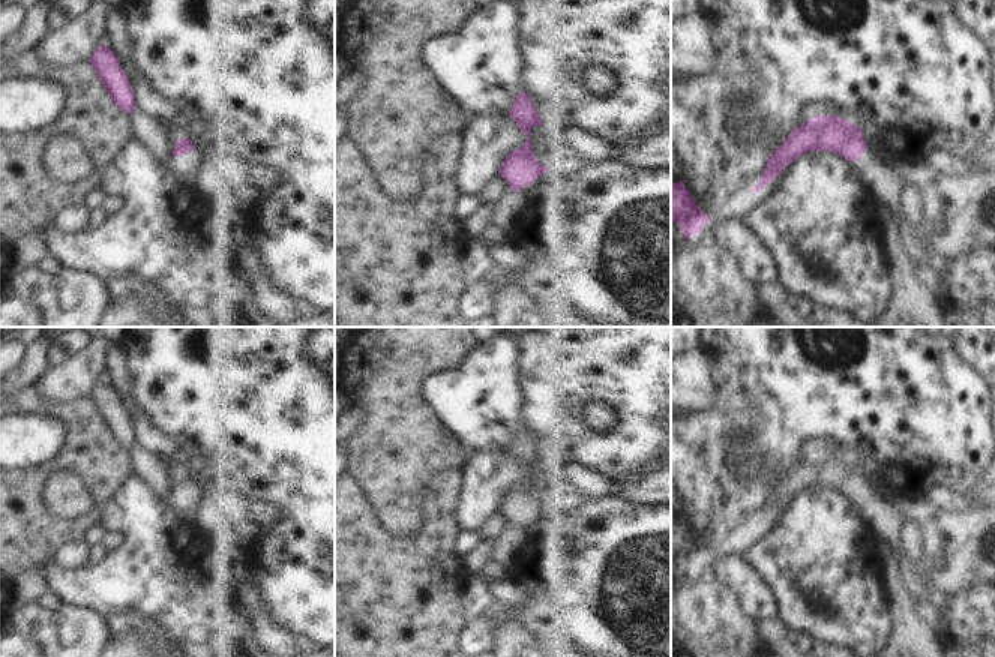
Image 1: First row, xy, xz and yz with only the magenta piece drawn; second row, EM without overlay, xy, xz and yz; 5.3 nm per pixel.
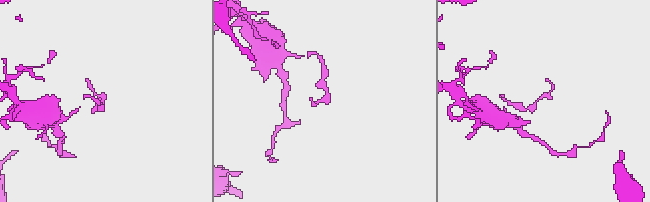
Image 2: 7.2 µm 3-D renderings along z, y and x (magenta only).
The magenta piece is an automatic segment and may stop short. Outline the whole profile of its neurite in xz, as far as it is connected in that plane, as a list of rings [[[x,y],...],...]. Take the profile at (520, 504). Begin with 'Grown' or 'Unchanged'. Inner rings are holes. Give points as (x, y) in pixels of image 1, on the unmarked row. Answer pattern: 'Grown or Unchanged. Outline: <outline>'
Grown. Outline: [[[525,428],[516,430],[510,453],[518,459],[521,468],[527,471],[527,477],[504,495],[500,512],[509,519],[515,537],[521,537],[531,530],[531,519],[549,504],[545,504],[533,490],[530,466],[542,462],[543,458]]]

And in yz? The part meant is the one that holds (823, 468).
Grown. Outline: [[[816,452],[795,464],[770,490],[765,507],[750,530],[770,520],[807,488],[833,488],[855,498],[863,524],[879,540],[879,566],[902,562],[911,568],[915,564],[918,558],[912,534],[915,512],[867,483],[861,465],[836,452]]]

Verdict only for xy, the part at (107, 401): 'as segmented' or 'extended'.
as segmented

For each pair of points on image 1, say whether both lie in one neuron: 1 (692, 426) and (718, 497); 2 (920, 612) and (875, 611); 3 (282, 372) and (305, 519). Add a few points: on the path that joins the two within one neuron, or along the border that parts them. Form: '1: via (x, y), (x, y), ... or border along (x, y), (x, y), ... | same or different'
1: via (692, 444), (710, 479) | same
2: border along (902, 590), (901, 608), (907, 614) | different
3: via (282, 408), (282, 425), (305, 447), (305, 483) | same

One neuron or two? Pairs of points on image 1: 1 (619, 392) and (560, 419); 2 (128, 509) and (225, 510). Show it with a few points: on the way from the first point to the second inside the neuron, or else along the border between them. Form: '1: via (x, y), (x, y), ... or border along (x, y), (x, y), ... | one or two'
1: via (604, 392), (587, 392), (575, 404) | one
2: border along (218, 513), (228, 539), (234, 545) | two

